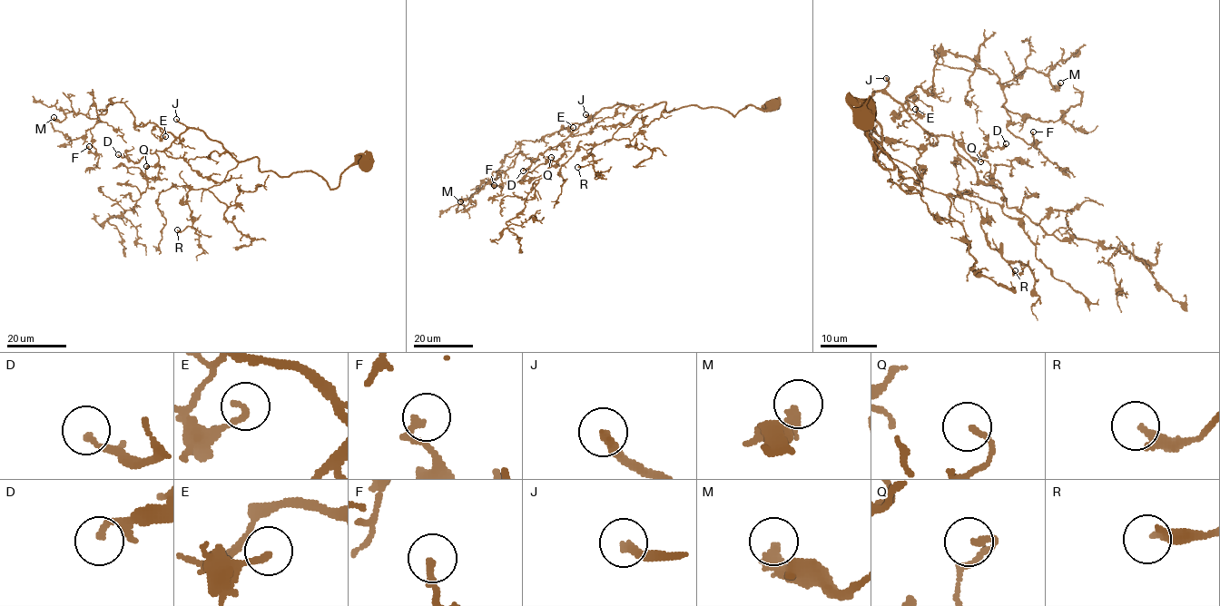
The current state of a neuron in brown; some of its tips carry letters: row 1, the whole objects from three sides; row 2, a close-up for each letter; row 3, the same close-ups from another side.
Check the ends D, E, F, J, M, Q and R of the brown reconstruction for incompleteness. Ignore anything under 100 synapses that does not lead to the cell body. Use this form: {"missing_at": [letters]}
{"missing_at": ["J"]}

